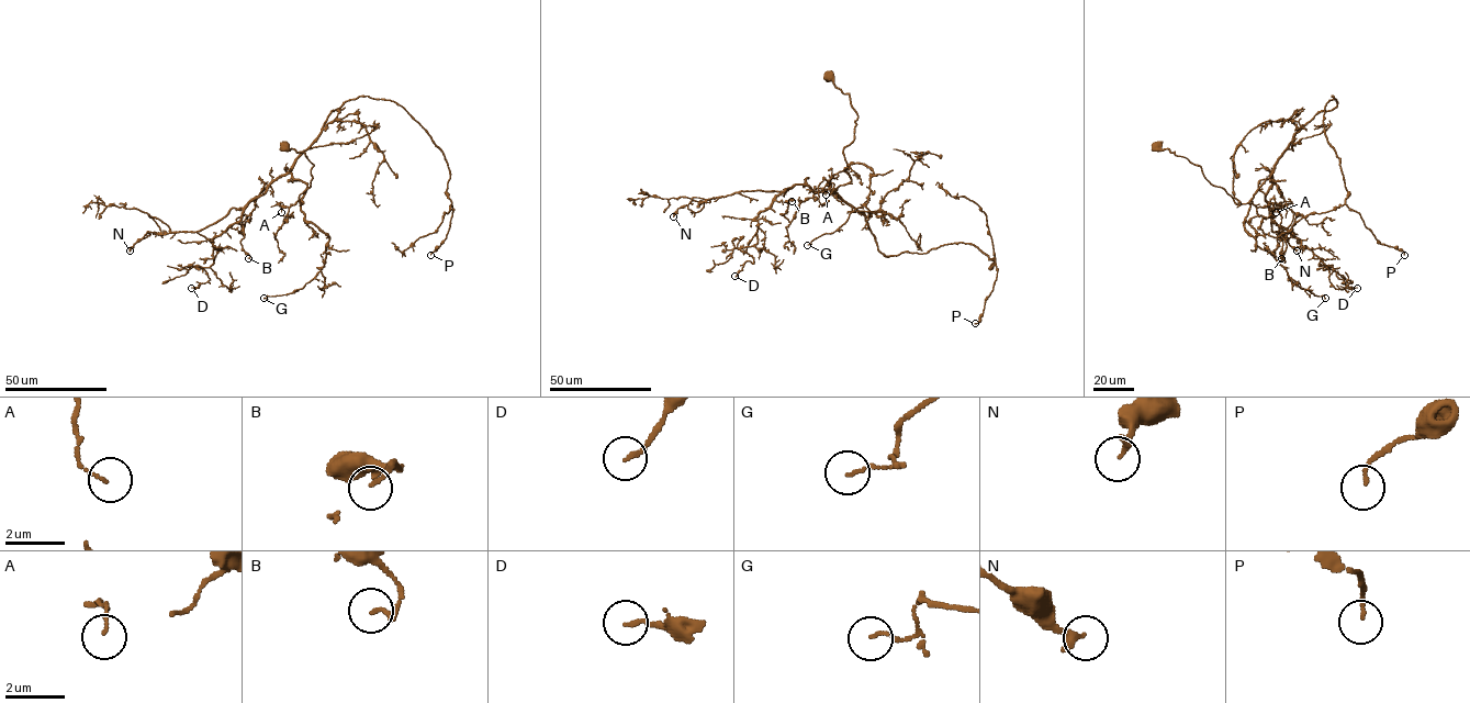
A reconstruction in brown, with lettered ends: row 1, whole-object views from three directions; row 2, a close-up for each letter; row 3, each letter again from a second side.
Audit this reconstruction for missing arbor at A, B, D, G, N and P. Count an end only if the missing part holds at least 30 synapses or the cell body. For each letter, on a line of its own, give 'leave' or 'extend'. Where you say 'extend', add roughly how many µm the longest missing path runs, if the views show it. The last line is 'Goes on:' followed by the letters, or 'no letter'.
A: leave
B: leave
D: leave
G: leave
N: leave
P: leave
Goes on: no letter

